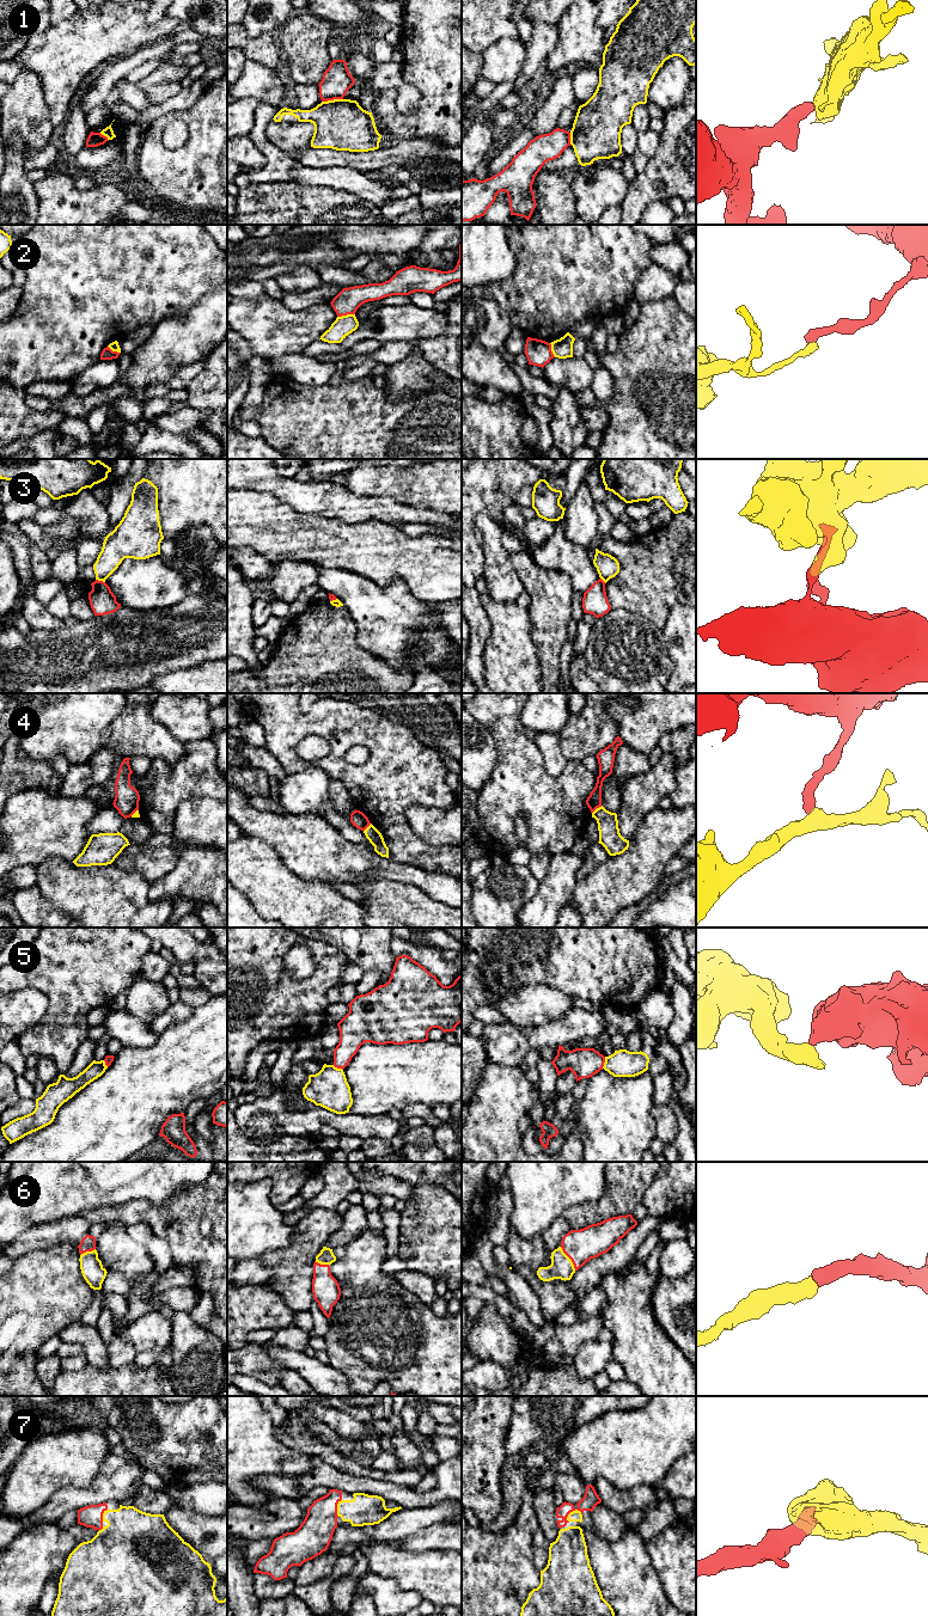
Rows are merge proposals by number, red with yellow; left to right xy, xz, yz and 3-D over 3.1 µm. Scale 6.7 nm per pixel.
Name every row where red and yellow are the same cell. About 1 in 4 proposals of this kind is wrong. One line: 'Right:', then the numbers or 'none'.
Right: 6, 7

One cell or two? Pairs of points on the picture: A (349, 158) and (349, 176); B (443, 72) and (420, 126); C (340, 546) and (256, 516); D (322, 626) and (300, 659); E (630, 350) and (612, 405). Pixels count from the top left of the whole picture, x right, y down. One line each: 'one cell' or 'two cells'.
A: two cells
B: one cell
C: one cell
D: one cell
E: one cell

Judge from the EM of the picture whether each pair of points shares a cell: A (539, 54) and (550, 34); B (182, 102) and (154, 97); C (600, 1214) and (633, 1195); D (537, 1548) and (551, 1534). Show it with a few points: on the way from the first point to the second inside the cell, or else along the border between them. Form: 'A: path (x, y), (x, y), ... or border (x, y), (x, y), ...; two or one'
A: path (539, 49), (547, 38); one
B: border (182, 89), (166, 99), (140, 110); two
C: path (609, 1206), (624, 1195); one
D: border (538, 1529), (550, 1542); two

